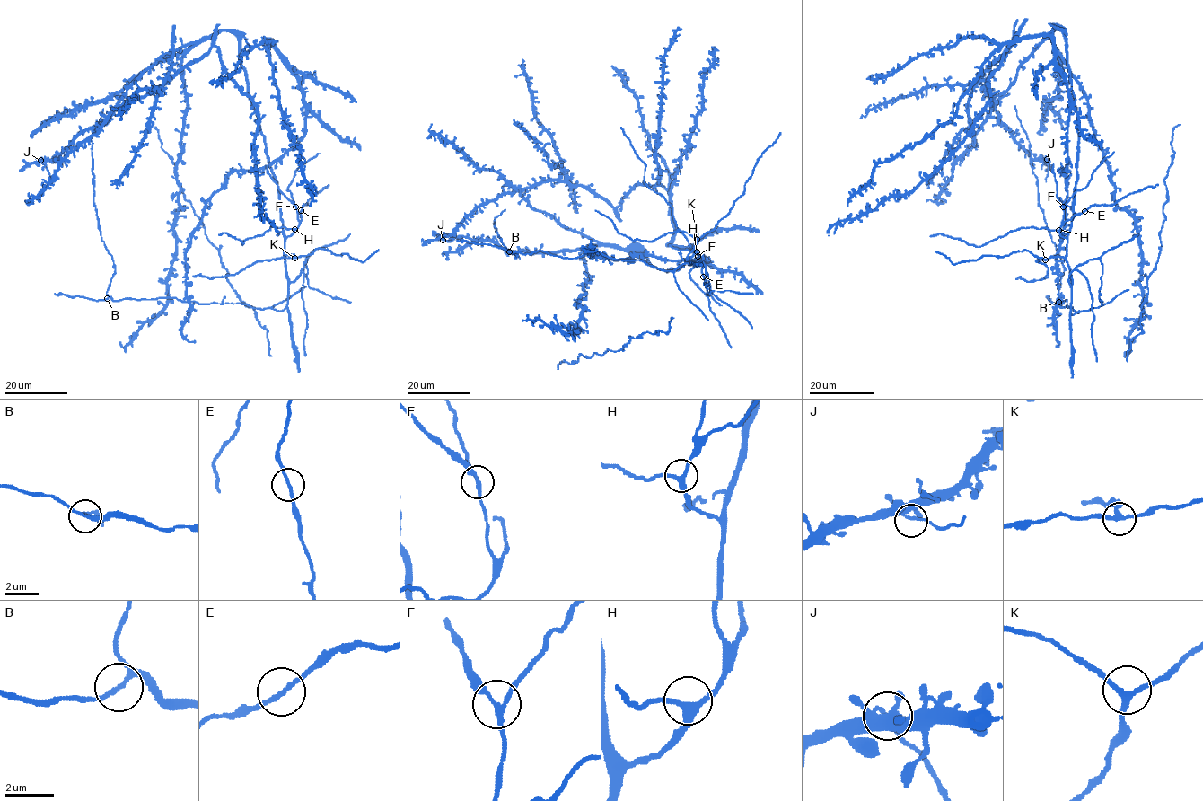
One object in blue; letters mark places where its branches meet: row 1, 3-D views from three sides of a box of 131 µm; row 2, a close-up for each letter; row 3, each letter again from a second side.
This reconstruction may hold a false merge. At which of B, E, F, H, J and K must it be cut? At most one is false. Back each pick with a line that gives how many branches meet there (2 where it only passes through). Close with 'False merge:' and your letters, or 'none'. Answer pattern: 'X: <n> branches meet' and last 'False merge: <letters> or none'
False merge: none

